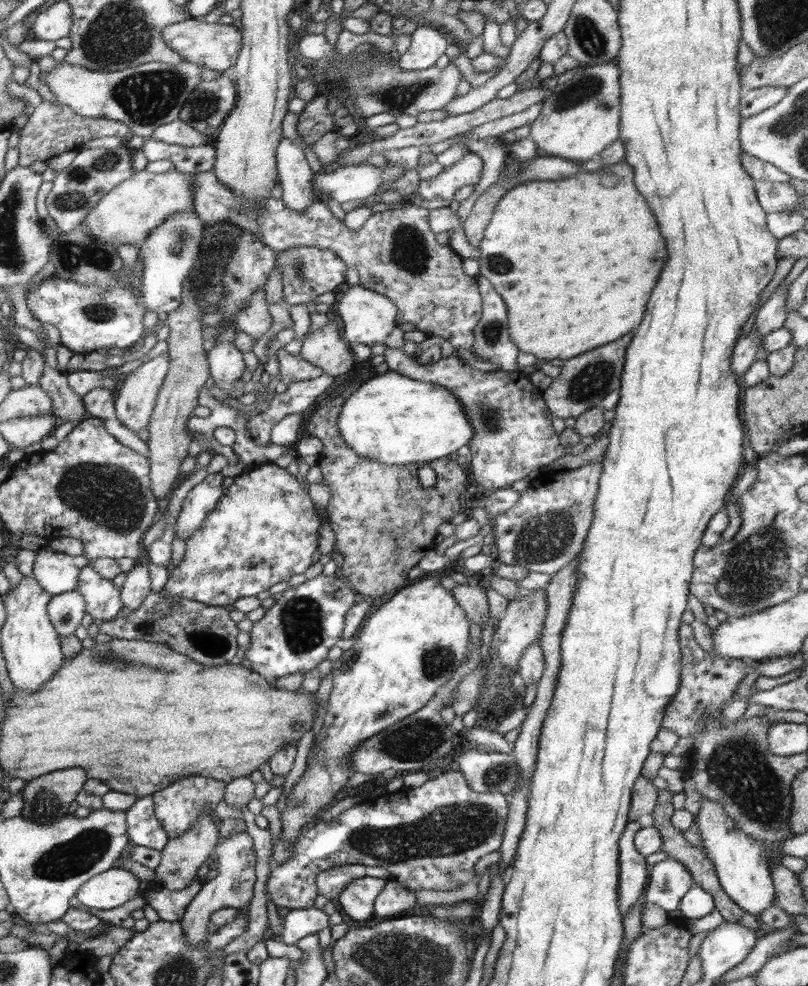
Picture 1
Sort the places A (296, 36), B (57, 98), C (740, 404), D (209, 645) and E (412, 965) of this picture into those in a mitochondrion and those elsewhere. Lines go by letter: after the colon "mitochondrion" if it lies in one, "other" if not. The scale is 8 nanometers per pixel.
A: other
B: other
C: other
D: mitochondrion
E: mitochondrion

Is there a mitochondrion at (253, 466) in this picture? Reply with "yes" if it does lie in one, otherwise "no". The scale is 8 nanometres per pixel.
no

